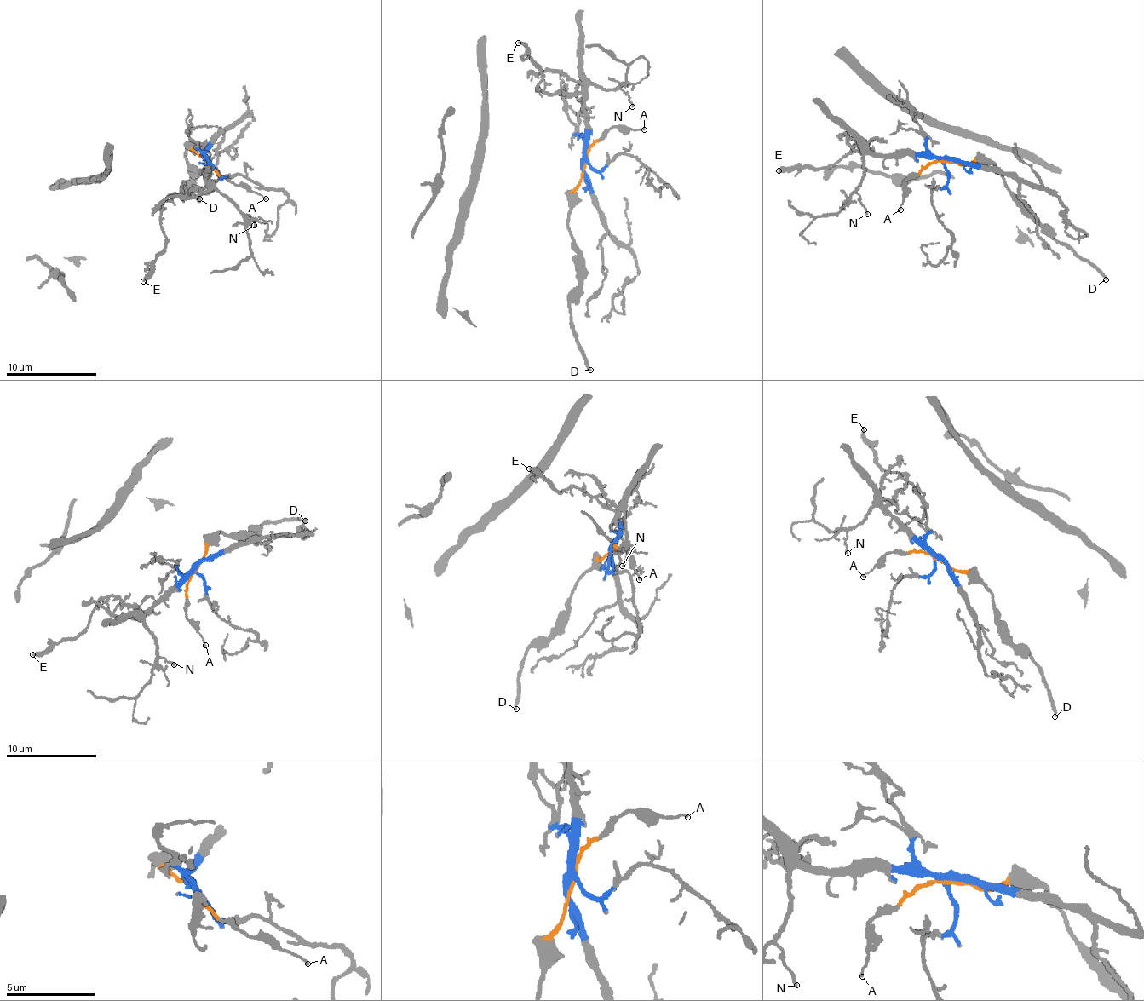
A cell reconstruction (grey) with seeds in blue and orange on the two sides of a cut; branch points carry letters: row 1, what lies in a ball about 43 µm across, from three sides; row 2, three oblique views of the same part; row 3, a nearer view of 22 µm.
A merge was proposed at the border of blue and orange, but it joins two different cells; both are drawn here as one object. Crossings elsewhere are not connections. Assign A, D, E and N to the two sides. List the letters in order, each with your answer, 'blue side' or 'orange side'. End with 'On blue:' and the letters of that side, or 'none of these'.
A: orange side
D: orange side
E: blue side
N: blue side
On blue: E, N

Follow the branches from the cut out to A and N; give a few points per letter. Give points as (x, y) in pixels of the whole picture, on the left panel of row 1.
A: (206, 156), (221, 176), (265, 199)
N: (206, 156), (209, 187), (214, 186), (255, 225)

